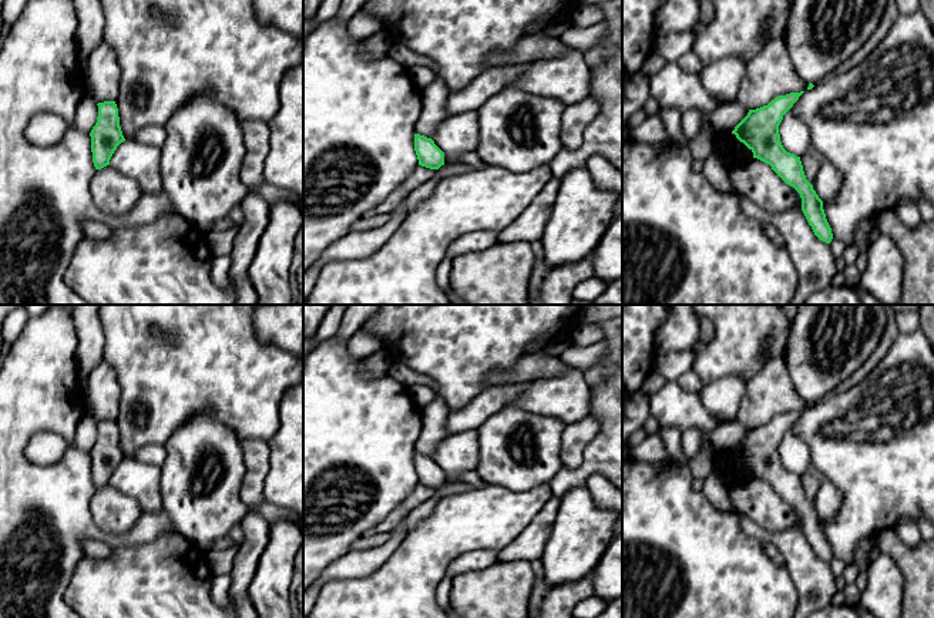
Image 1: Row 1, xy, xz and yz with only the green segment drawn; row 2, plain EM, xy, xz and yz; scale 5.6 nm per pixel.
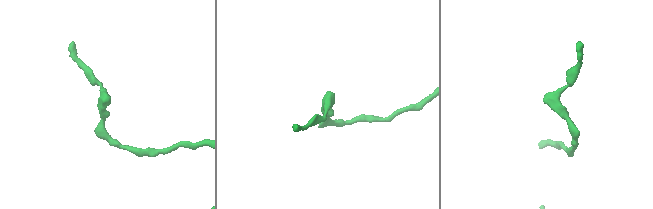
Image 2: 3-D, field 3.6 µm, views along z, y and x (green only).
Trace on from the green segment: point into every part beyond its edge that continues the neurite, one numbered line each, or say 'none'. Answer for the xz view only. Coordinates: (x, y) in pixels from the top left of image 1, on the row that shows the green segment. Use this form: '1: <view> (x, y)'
1: xz (434, 96)

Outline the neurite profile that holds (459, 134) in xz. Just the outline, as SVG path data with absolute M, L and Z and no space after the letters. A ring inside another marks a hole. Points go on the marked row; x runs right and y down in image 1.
M477 111L447 115L431 135L444 152L444 165L461 162L461 157L478 148L480 125Z

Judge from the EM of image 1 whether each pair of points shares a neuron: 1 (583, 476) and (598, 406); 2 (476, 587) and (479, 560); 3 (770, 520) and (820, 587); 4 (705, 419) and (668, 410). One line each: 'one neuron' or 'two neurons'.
1: one neuron
2: two neurons
3: two neurons
4: one neuron

